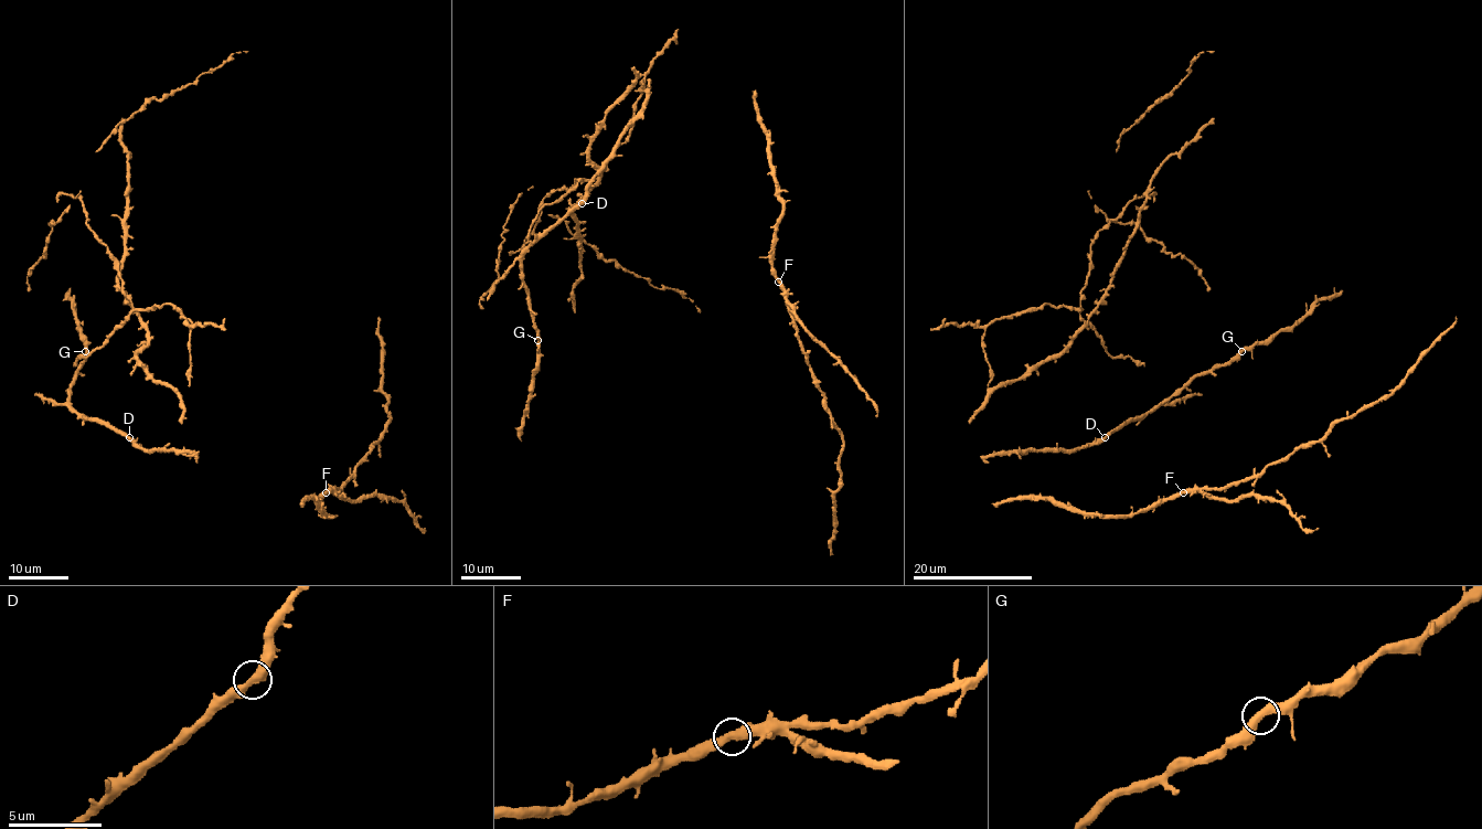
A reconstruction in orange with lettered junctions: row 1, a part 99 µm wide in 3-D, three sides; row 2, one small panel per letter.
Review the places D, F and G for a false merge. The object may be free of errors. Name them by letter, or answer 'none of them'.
none of them

